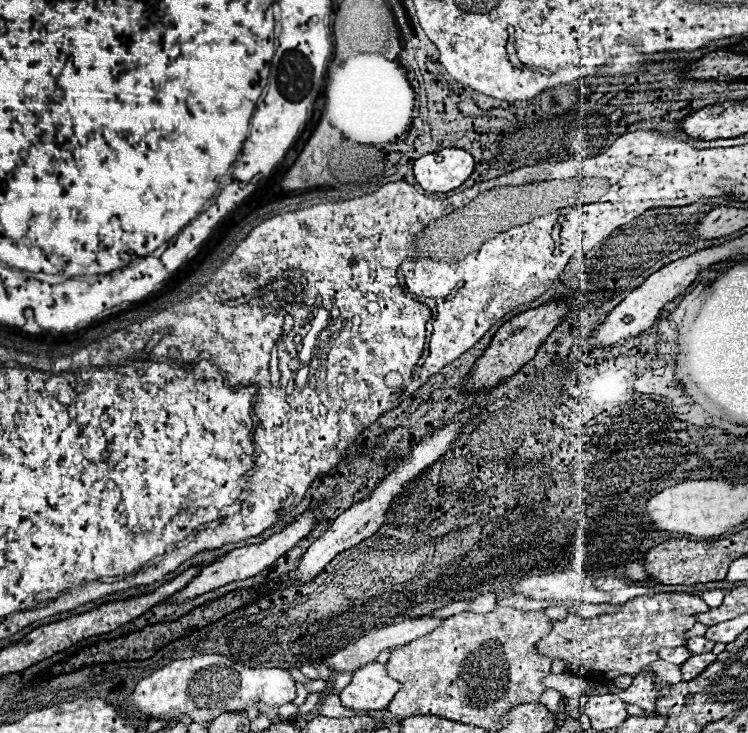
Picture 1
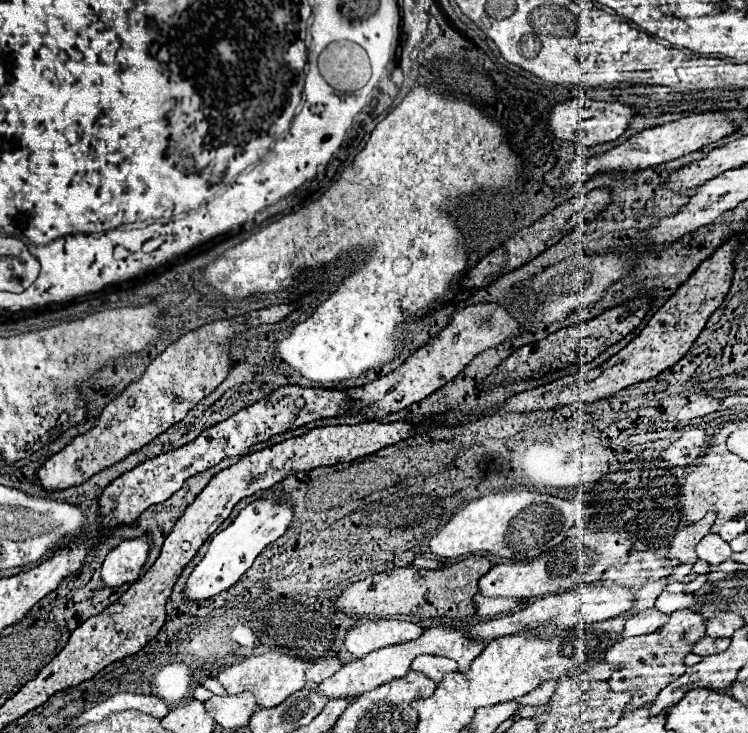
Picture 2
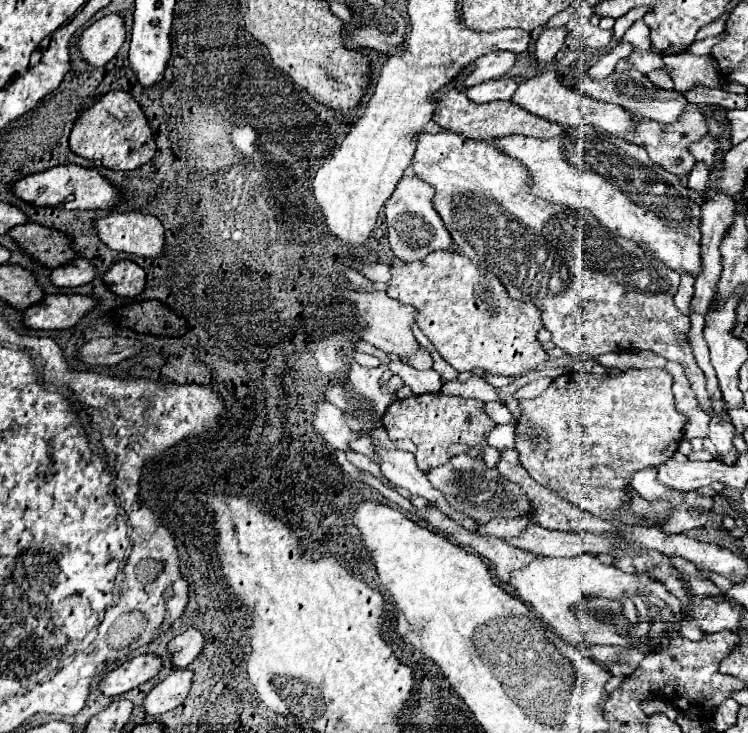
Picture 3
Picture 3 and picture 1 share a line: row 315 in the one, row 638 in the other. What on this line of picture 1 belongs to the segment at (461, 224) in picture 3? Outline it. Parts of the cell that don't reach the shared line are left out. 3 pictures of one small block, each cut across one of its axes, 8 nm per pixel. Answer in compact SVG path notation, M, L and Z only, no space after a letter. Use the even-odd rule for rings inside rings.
M664 592L636 596L612 614L602 614L596 618L568 614L564 620L552 620L550 634L536 644L536 650L554 660L564 660L570 666L568 670L574 674L578 674L578 670L586 670L590 674L602 674L604 678L616 678L622 674L638 676L660 660L660 648L684 644L686 640L682 634L696 622L694 614L704 610L708 610L708 604L694 594Z

